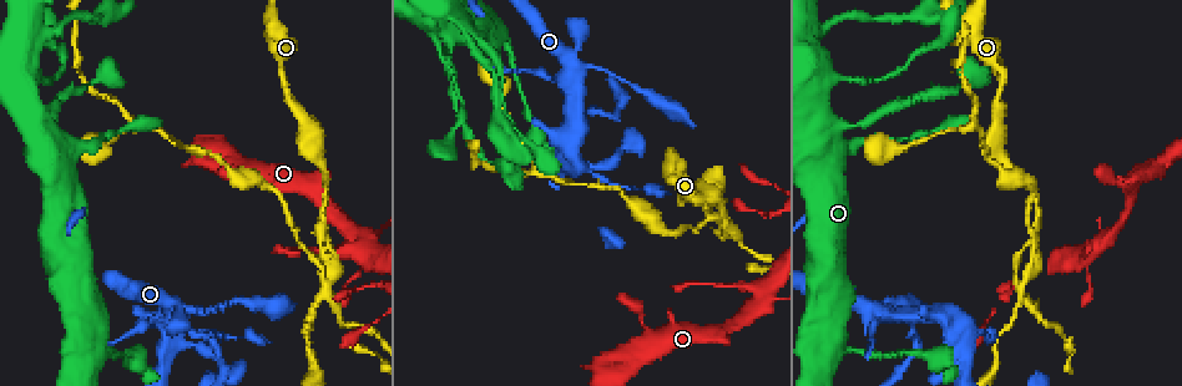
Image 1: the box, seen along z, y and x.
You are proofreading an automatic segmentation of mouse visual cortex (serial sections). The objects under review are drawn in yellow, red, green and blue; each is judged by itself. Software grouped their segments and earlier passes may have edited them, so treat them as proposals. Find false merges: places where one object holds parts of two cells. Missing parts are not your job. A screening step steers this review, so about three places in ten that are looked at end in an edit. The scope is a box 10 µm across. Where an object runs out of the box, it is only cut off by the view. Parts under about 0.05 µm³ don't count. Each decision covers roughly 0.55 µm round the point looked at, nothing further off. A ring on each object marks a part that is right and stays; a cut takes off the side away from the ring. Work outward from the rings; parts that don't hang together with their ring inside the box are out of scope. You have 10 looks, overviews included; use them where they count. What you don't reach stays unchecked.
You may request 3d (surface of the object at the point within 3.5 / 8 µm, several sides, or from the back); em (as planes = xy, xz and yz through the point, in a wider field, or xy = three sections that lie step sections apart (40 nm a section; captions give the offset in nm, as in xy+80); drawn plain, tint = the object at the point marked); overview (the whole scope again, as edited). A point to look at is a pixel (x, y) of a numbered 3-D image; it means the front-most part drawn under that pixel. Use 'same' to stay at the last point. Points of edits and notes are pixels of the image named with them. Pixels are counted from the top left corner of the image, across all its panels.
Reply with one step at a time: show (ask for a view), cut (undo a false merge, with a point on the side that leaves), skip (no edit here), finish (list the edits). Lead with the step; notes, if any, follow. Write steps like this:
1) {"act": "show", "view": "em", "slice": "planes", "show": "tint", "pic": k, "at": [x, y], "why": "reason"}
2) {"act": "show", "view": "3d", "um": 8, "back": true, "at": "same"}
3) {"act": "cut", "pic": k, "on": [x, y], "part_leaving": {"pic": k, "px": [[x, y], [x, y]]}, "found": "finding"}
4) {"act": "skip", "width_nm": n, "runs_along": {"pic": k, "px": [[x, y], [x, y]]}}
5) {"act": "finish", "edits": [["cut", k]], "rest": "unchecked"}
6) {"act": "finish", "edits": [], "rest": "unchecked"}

{"act": "show", "view": "3d", "um": 8, "back": true, "pic": 1, "at": [327, 285], "why": "four-way junction"}

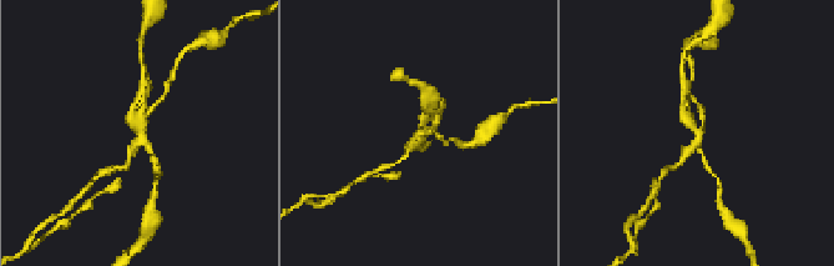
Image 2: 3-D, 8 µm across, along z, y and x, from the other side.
{"act": "show", "view": "3d", "um": 3.5, "at": "same", "why": "zoom in"}

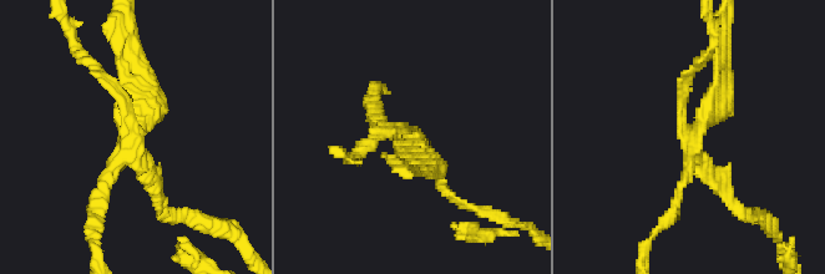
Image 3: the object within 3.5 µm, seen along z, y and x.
{"act": "show", "view": "em", "slice": "xy", "step": 5, "show": "tint", "pic": 3, "at": [692, 133], "why": "need the tissue"}

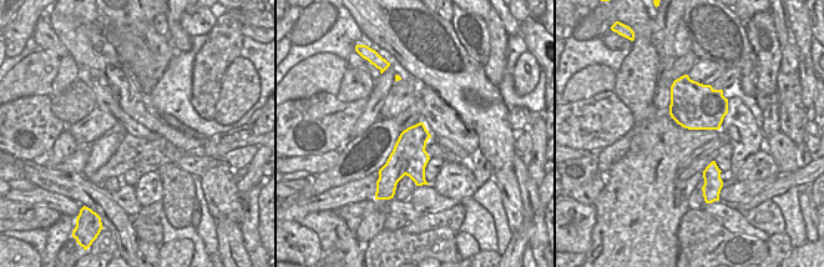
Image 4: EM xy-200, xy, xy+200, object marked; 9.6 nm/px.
{"act": "cut", "pic": 3, "on": [684, 89], "arm_widths_nm": [150, 150, 200, 200], "part_leaving": {"pic": 3, "px": [[688, 131], [686, 81], [714, 35]]}, "found": "a second cell is stuck on"}

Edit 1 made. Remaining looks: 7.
{"act": "show", "view": "3d", "um": 3.5, "back": true, "pic": 1, "at": [360, 248], "why": "sharp bend"}

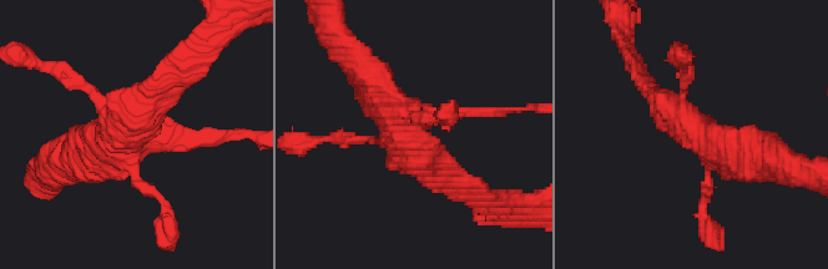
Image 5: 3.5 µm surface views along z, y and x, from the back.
{"act": "show", "view": "em", "slice": "xy", "step": 3, "show": "tint", "pic": 5, "at": [408, 128]}

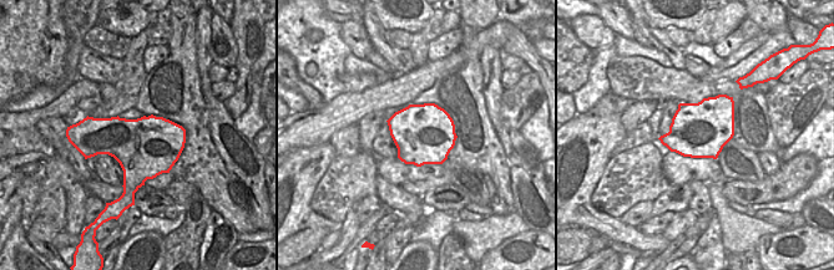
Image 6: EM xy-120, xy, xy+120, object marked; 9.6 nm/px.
{"act": "show", "view": "em", "slice": "xy", "step": 2, "show": "tint", "at": "same"}

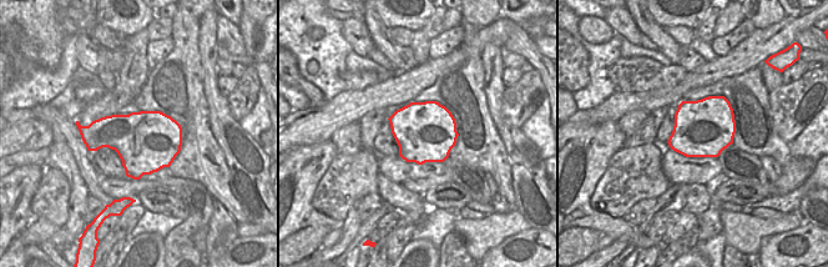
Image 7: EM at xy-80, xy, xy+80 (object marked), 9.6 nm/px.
{"act": "skip", "runs_along": {"pic": 5, "px": [[445, 178], [361, 70]]}, "found": "one cell here"}

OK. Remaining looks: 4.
{"act": "show", "view": "3d", "um": 8, "pic": 1, "at": [642, 324], "why": "narrows sharply"}

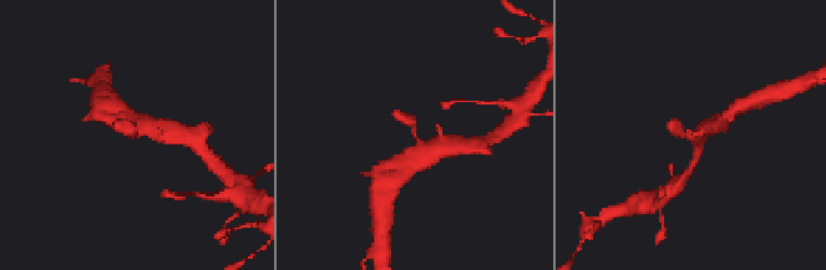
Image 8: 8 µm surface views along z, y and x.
{"act": "show", "view": "em", "slice": "xy", "step": 3, "show": "tint", "at": "same"}

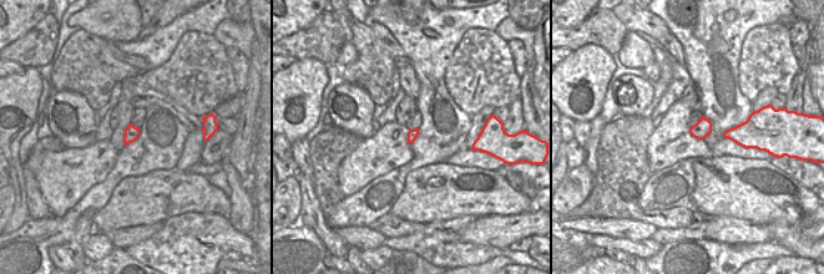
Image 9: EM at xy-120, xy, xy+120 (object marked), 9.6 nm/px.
{"act": "skip", "runs_along": {"pic": 8, "px": [[440, 149], [422, 148], [411, 123], [394, 112]]}, "found": "all the same cell"}

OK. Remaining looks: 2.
{"act": "show", "view": "3d", "um": 3.5, "pic": 1, "at": [441, 46], "why": "calibre changes"}

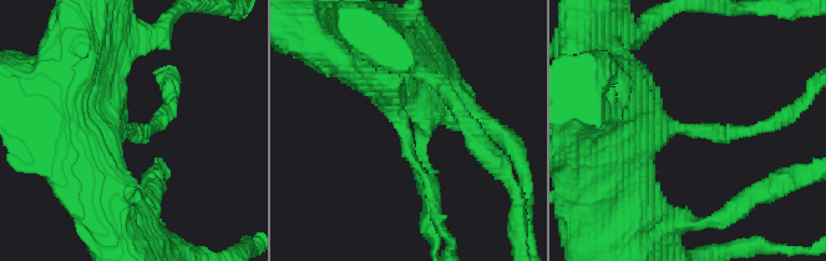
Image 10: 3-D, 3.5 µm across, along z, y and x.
{"act": "show", "view": "em", "slice": "xy", "step": 3, "show": "tint", "pic": 10, "at": [686, 130], "why": "shape alone is not enough"}

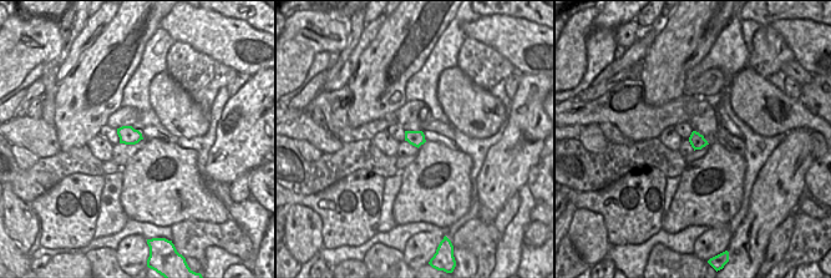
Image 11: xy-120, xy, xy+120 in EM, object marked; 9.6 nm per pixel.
{"act": "skip", "runs_along": {"pic": 10, "px": [[376, 73], [434, 204]]}, "found": "all the same cell"}

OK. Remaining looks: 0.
{"act": "finish", "edits": [["cut", 3]], "rest": "unchecked"}

